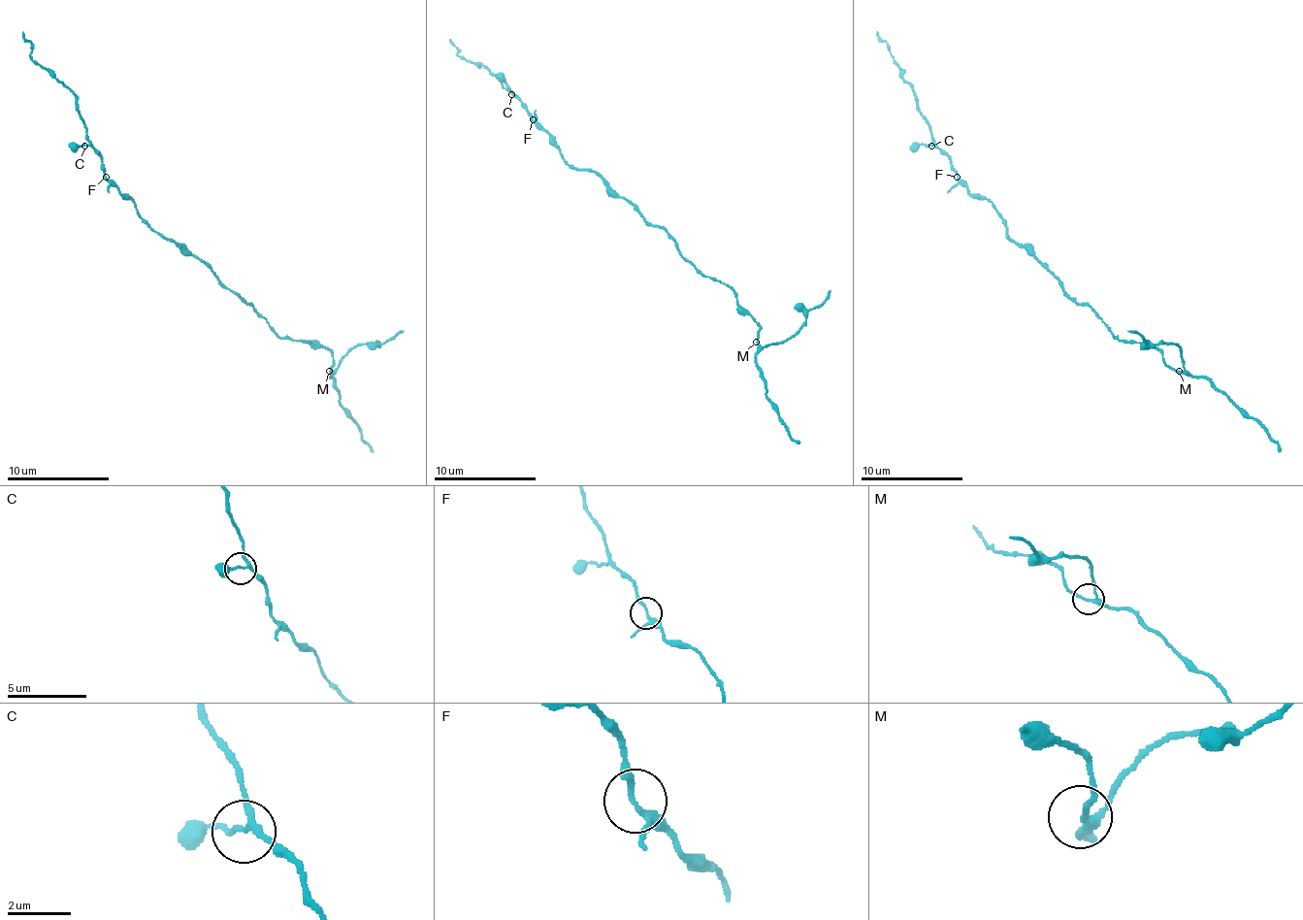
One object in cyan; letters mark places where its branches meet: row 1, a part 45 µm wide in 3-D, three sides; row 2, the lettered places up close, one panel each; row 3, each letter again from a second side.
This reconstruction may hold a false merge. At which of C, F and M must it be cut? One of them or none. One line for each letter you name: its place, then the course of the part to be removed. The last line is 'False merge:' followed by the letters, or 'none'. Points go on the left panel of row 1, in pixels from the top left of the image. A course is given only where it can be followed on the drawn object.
False merge: none

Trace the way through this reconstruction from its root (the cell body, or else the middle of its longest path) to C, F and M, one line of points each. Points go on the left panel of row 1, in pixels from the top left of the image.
C: (208, 266), (172, 241), (162, 238), (139, 214), (136, 205), (106, 177), (103, 158), (90, 146), (84, 146)
F: (208, 266), (172, 241), (162, 238), (139, 214), (136, 205), (106, 177)
M: (208, 266), (228, 289), (251, 305), (282, 338), (323, 345), (334, 358), (328, 371)

